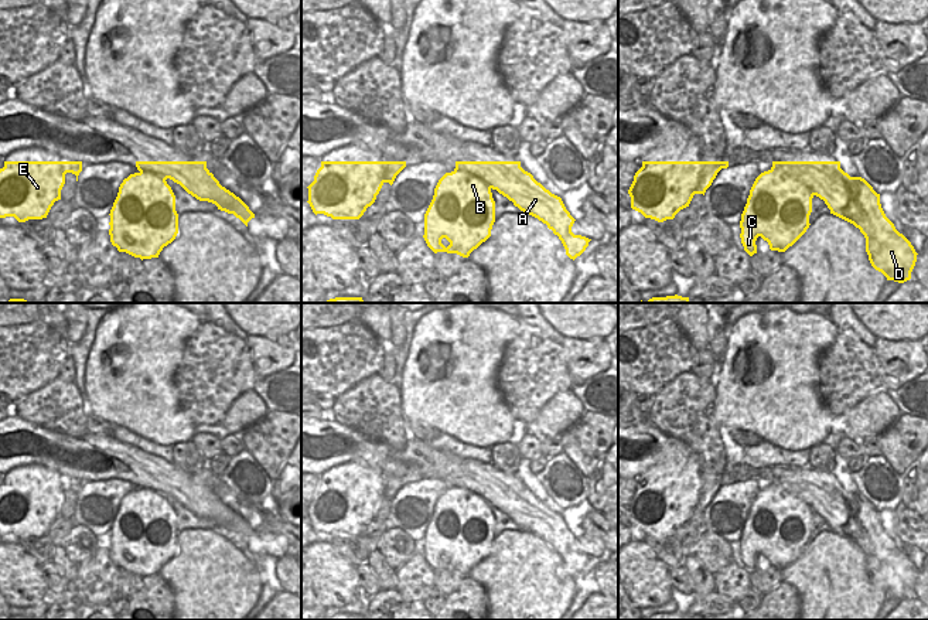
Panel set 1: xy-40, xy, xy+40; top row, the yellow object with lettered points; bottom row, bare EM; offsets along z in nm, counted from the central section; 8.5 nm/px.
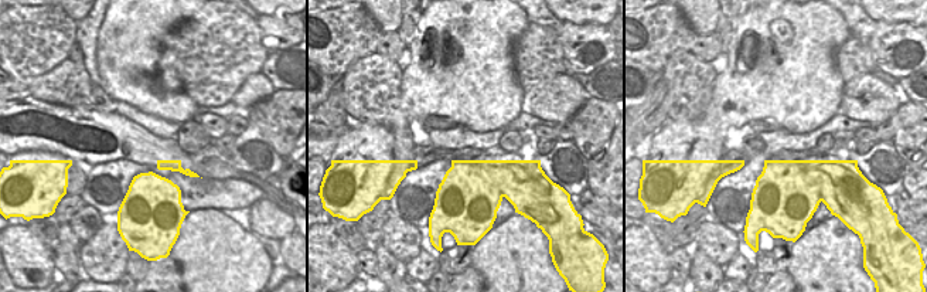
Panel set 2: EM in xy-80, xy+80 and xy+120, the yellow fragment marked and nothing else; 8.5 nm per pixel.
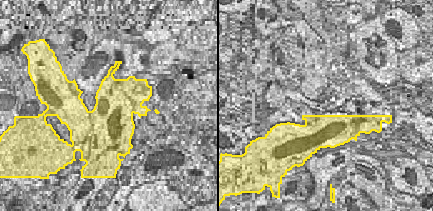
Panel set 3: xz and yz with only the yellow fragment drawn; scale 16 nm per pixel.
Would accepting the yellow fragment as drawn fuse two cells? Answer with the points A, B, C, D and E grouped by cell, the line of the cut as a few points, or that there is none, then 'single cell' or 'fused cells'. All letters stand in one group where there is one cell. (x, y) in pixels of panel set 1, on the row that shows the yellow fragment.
A D / B C E | xy+40 (797, 162), (797, 179), (814, 194) | fused cells

